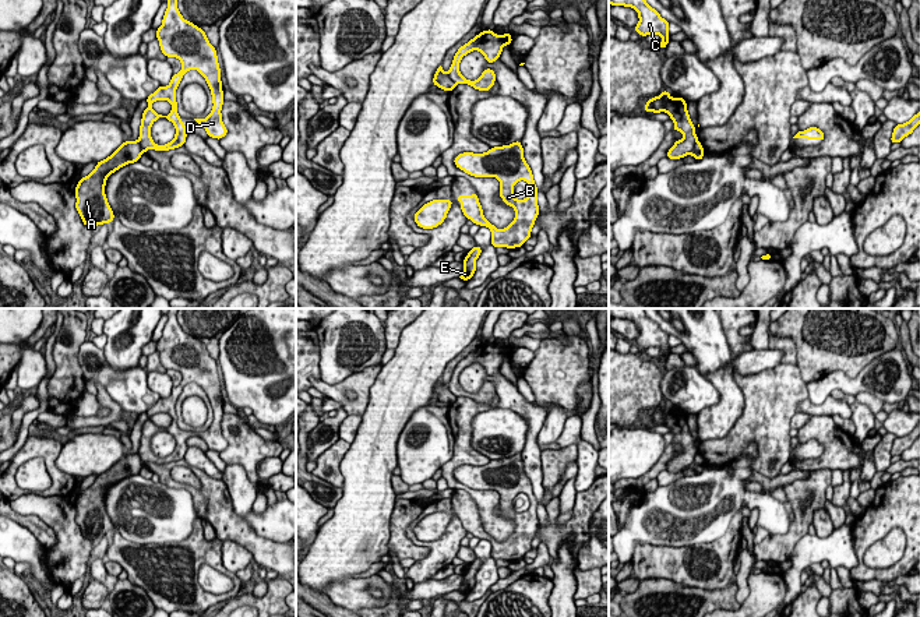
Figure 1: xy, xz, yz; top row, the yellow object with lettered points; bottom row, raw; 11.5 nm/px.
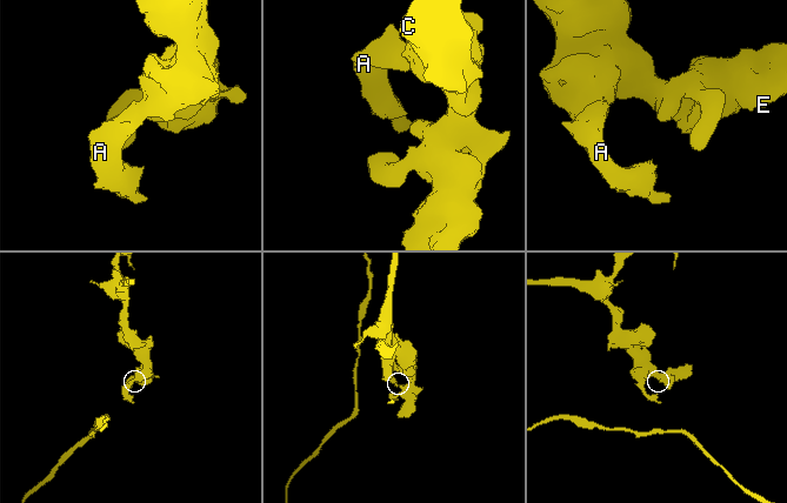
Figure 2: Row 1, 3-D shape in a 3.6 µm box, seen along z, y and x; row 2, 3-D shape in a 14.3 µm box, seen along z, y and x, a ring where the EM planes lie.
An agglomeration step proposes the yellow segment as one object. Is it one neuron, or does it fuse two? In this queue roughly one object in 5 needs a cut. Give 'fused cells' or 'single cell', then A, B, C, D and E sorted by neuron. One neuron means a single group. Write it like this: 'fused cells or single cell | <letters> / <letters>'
fused cells | A / B C D E

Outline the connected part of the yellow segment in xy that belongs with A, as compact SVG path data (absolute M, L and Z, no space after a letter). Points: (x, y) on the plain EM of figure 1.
M124 454L110 469L99 473L95 482L75 500L75 522L88 540L110 536L114 526L107 515L105 498L107 490L120 480L138 475L144 466L138 454Z

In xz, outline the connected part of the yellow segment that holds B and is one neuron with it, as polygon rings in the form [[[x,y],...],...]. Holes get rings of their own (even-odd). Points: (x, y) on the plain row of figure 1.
[[[521,454],[510,458],[493,459],[487,465],[462,465],[455,469],[458,482],[475,490],[496,490],[500,494],[500,510],[503,515],[515,523],[514,533],[504,542],[497,542],[483,528],[476,505],[472,508],[458,508],[462,526],[479,539],[486,539],[491,544],[491,558],[515,561],[522,560],[532,549],[531,543],[539,528],[537,498],[535,497],[531,479],[524,470]],[[525,493],[529,497],[529,508],[524,512],[514,510],[514,498]]]

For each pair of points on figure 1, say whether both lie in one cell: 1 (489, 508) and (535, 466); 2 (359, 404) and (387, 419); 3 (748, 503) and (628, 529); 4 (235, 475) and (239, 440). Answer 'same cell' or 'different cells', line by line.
1: different cells
2: different cells
3: same cell
4: different cells

